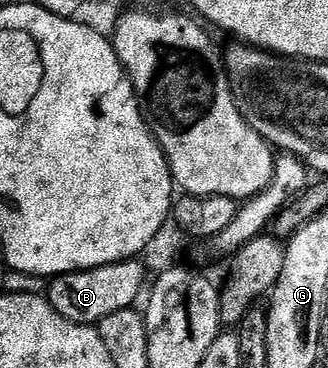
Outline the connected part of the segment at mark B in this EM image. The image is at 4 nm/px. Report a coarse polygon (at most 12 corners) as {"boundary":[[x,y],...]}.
{"boundary":[[129,260],[51,279],[66,320],[96,326],[133,309],[143,264]]}

